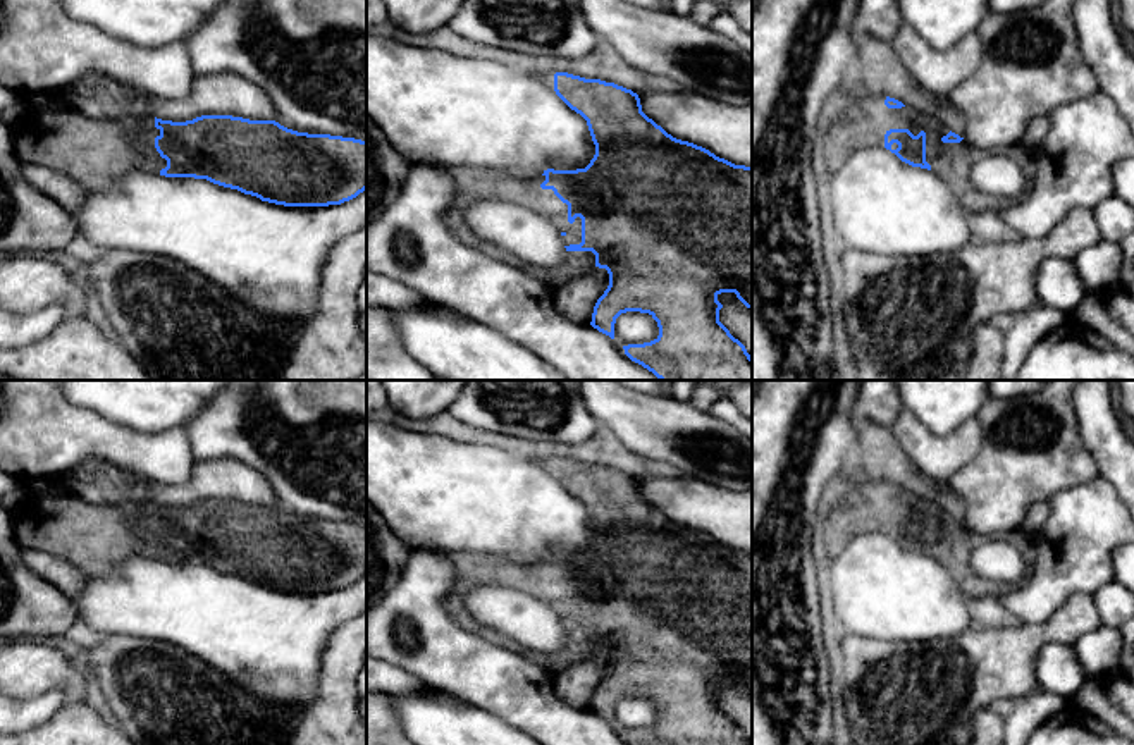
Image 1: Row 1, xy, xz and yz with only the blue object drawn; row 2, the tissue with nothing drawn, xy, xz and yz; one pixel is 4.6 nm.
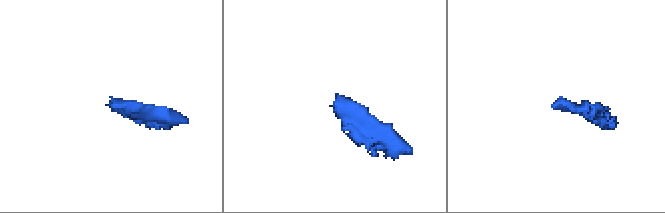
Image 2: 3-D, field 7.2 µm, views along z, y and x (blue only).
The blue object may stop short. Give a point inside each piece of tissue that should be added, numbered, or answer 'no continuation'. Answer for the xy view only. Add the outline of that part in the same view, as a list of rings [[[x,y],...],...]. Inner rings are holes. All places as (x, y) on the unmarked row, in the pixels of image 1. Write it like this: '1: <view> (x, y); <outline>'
1: xy (93, 537); [[[28,494],[10,520],[19,547],[60,556],[86,573],[105,573],[133,556],[160,559],[167,552],[155,533],[160,514],[150,499],[98,506],[76,494]]]

